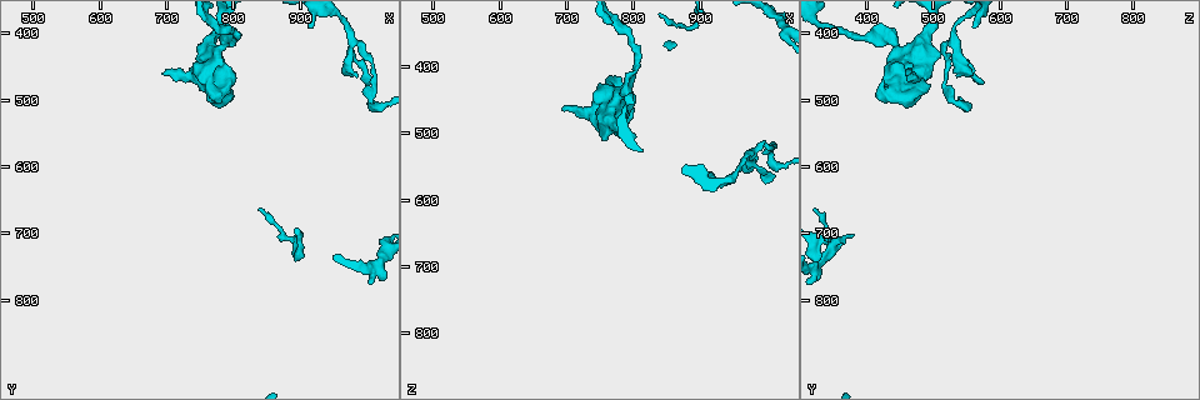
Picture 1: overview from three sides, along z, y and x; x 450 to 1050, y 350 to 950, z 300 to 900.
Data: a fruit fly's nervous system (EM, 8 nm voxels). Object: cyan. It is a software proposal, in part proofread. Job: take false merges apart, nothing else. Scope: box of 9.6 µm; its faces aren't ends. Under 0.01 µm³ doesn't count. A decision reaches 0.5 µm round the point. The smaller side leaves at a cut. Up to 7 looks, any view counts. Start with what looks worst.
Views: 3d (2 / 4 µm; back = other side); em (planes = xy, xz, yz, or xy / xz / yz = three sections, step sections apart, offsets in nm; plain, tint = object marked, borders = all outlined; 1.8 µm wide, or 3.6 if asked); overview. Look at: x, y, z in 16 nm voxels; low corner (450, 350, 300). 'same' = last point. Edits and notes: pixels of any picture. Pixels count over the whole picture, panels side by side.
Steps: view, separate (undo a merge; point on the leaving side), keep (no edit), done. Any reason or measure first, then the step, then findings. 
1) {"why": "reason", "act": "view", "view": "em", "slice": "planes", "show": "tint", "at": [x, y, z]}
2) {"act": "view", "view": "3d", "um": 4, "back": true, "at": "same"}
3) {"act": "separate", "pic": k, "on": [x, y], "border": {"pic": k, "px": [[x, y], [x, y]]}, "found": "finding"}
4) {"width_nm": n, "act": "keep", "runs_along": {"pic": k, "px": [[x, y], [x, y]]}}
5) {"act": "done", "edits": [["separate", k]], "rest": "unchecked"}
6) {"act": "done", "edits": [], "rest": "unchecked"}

{"why": "abrupt turn", "act": "view", "view": "3d", "um": 4, "back": true, "at": [750, 465, 460]}

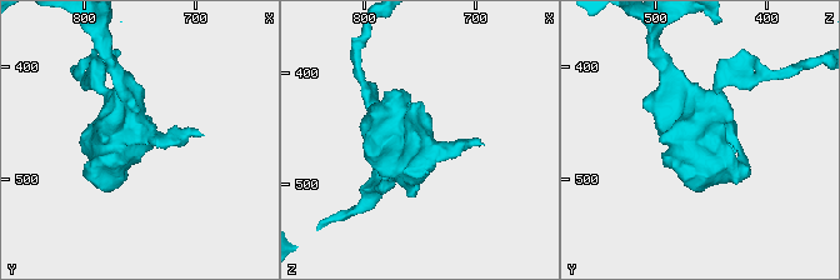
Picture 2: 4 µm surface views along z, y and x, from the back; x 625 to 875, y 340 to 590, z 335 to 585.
{"act": "view", "view": "em", "um": 3.6, "slice": "planes", "show": "tint", "at": [750, 466, 464]}

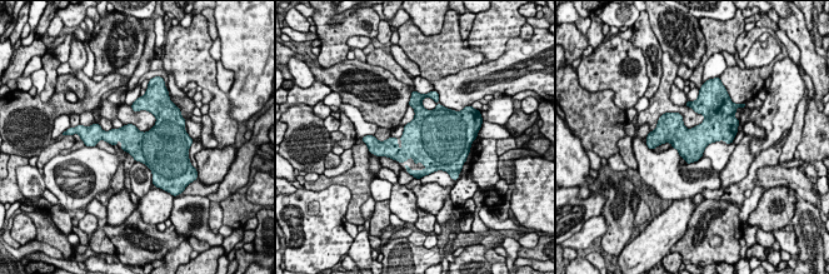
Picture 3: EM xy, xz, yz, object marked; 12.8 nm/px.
{"act": "keep", "found": "all the same cell"}

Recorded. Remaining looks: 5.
{"why": "abrupt turn", "act": "view", "view": "em", "slice": "xy", "step": 4, "show": "tint", "at": [900, 715, 340]}

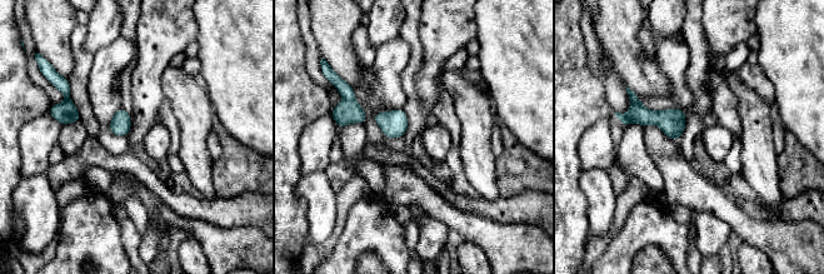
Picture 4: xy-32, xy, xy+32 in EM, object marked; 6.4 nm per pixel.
{"act": "keep", "found": "all the same cell"}

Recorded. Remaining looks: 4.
{"why": "side arm on a straight run", "act": "view", "view": "3d", "um": 2, "at": [980, 415, 530]}

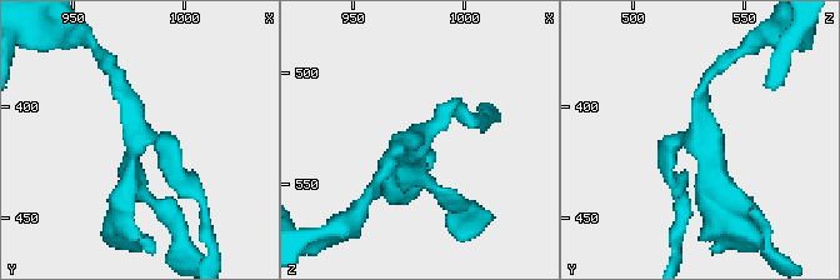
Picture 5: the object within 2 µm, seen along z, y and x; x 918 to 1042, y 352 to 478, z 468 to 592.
{"why": "now the EM", "act": "view", "view": "em", "slice": "planes", "show": "tint", "at": [979, 412, 529]}

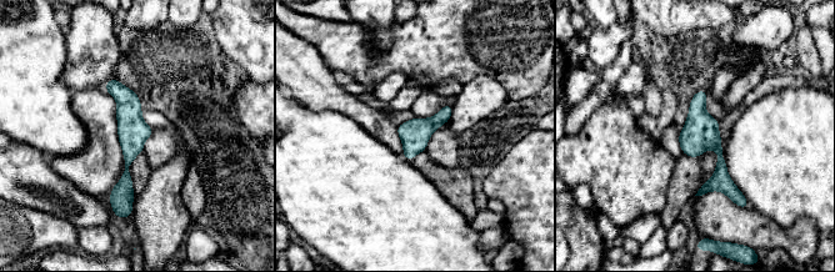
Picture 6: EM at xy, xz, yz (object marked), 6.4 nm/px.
{"act": "keep", "runs_along": {"pic": 6, "px": [[114, 81], [129, 105], [129, 207]]}, "found": "one cell here"}

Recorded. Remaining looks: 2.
{"act": "done", "edits": [], "rest": "unchecked"}

